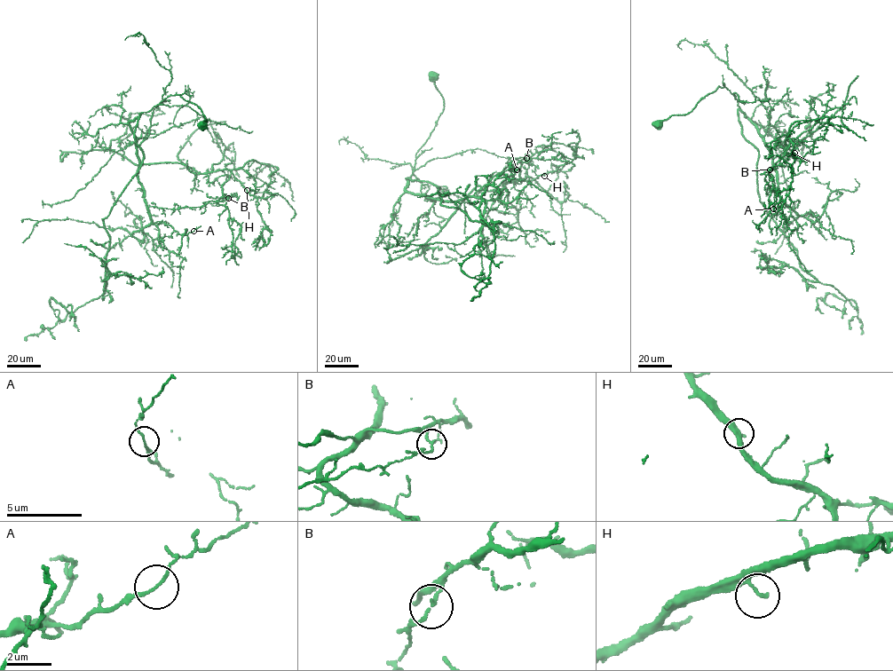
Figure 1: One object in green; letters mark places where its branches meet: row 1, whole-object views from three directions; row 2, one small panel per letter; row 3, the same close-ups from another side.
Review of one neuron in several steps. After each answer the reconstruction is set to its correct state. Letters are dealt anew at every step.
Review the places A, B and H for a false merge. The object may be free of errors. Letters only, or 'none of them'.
B

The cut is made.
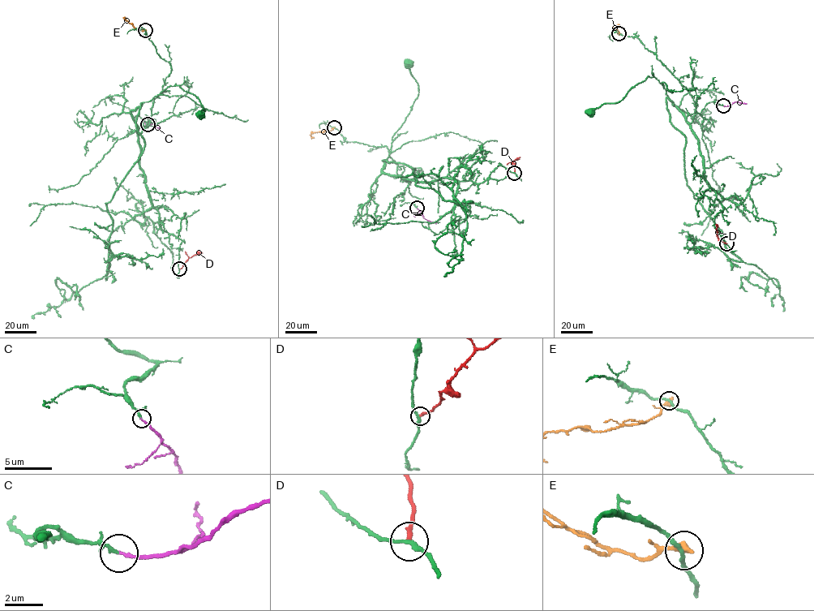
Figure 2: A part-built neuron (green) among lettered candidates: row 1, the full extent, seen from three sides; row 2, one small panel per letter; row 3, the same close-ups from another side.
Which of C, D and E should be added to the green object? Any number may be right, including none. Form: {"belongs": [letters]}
{"belongs": ["C"]}

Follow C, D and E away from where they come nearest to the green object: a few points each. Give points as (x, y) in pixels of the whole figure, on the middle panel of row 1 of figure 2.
C: (417, 208), (424, 218), (436, 223)
D: (514, 173), (511, 163), (520, 157)
E: (334, 126), (329, 131), (313, 132), (311, 136), (314, 137)

